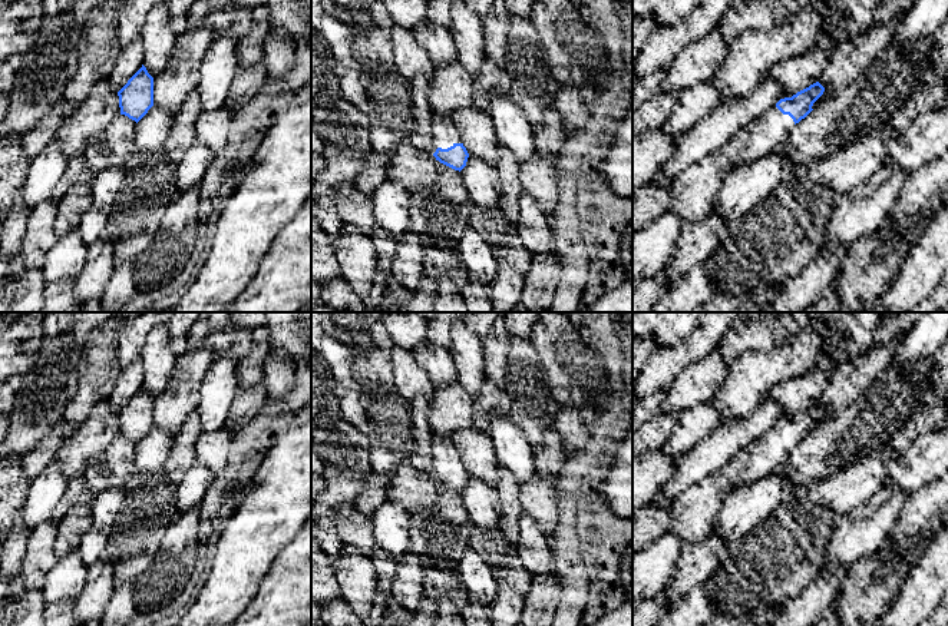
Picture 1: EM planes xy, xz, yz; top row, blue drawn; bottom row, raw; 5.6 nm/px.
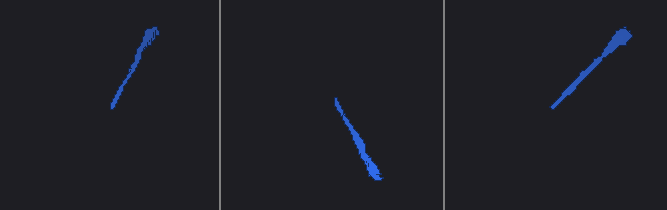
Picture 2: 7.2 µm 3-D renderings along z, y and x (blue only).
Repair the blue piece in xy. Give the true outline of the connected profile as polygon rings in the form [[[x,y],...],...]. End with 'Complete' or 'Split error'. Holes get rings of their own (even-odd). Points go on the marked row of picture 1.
[[[142,67],[118,92],[120,115],[136,123],[153,106],[153,77]]]. Complete

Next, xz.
[[[433,110],[432,135],[432,149],[436,160],[460,172],[466,166],[469,153],[452,119]]]. Split error

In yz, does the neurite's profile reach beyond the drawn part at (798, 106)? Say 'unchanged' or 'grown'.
grown

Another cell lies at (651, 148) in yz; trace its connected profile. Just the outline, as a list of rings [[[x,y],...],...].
[[[663,126],[632,136],[632,189],[655,176],[676,150],[680,138],[665,135]]]

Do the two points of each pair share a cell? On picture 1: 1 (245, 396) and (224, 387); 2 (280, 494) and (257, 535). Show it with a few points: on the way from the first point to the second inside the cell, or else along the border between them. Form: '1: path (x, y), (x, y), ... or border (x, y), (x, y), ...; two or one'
1: border (237, 388), (224, 424); two
2: path (276, 504), (276, 510), (263, 525); one

